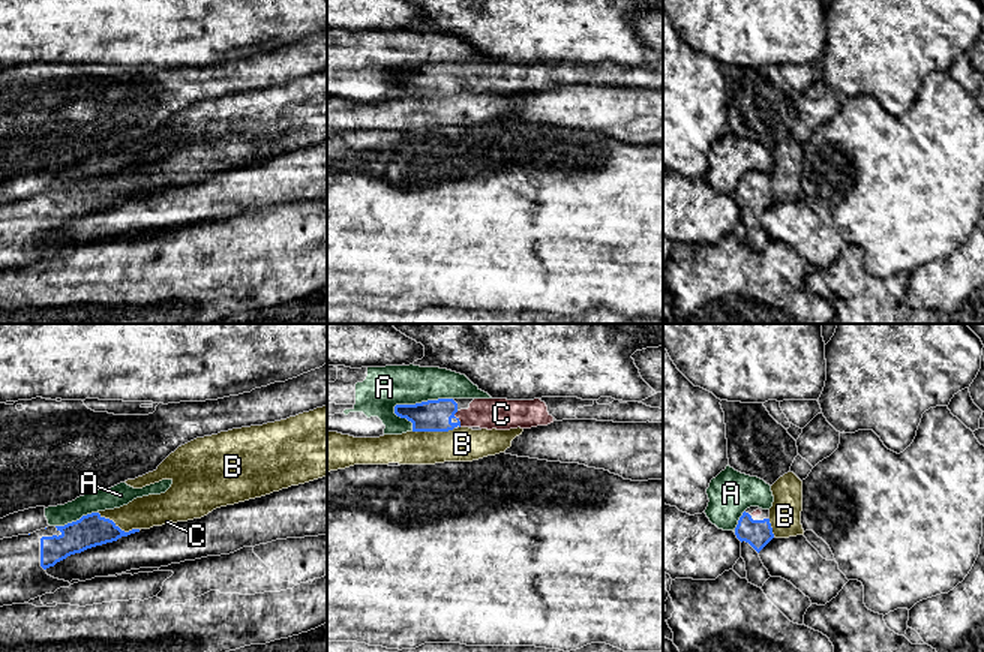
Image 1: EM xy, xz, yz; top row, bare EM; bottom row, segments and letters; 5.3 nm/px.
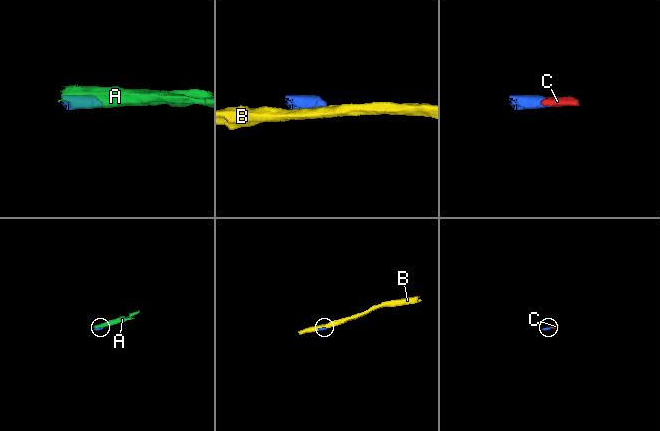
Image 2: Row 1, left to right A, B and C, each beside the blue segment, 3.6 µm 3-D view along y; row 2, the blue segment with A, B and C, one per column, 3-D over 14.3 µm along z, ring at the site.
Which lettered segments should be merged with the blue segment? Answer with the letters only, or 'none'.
C

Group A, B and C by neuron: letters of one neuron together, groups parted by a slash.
A / B / C

